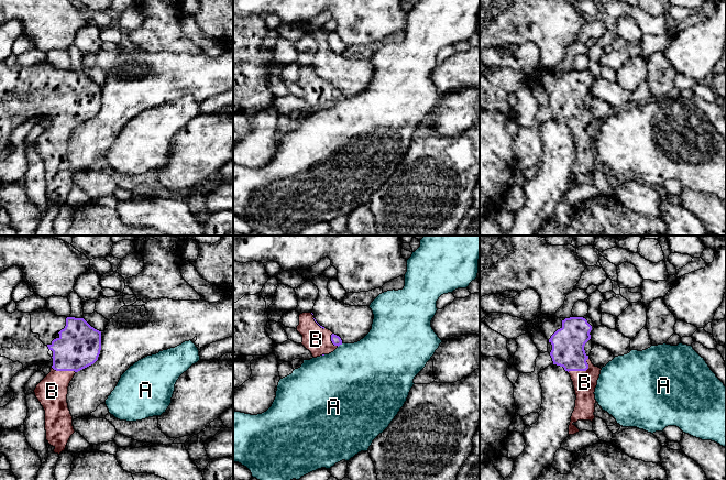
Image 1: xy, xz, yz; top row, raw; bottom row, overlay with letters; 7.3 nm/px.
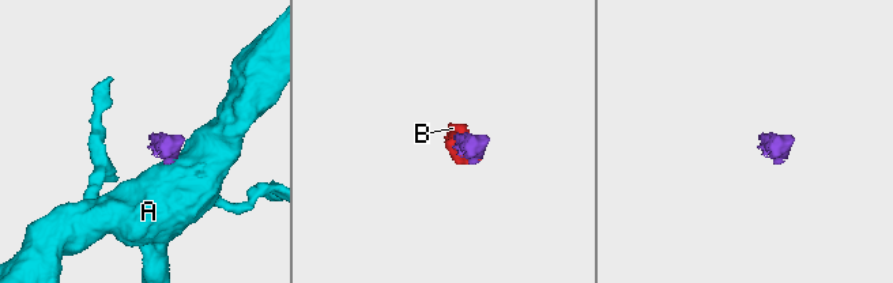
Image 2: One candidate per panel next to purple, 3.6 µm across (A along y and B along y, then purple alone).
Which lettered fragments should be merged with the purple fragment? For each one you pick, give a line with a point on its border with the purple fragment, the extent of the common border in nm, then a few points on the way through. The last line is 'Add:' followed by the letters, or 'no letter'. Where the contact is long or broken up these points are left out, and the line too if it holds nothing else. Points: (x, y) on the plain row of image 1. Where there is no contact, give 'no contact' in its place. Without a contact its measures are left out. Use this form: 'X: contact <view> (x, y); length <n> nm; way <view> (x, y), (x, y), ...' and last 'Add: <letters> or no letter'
B: contact yz (582, 123); length 190 nm; way yz (568, 96), (568, 105), (582, 123), (584, 135)
Add: B

